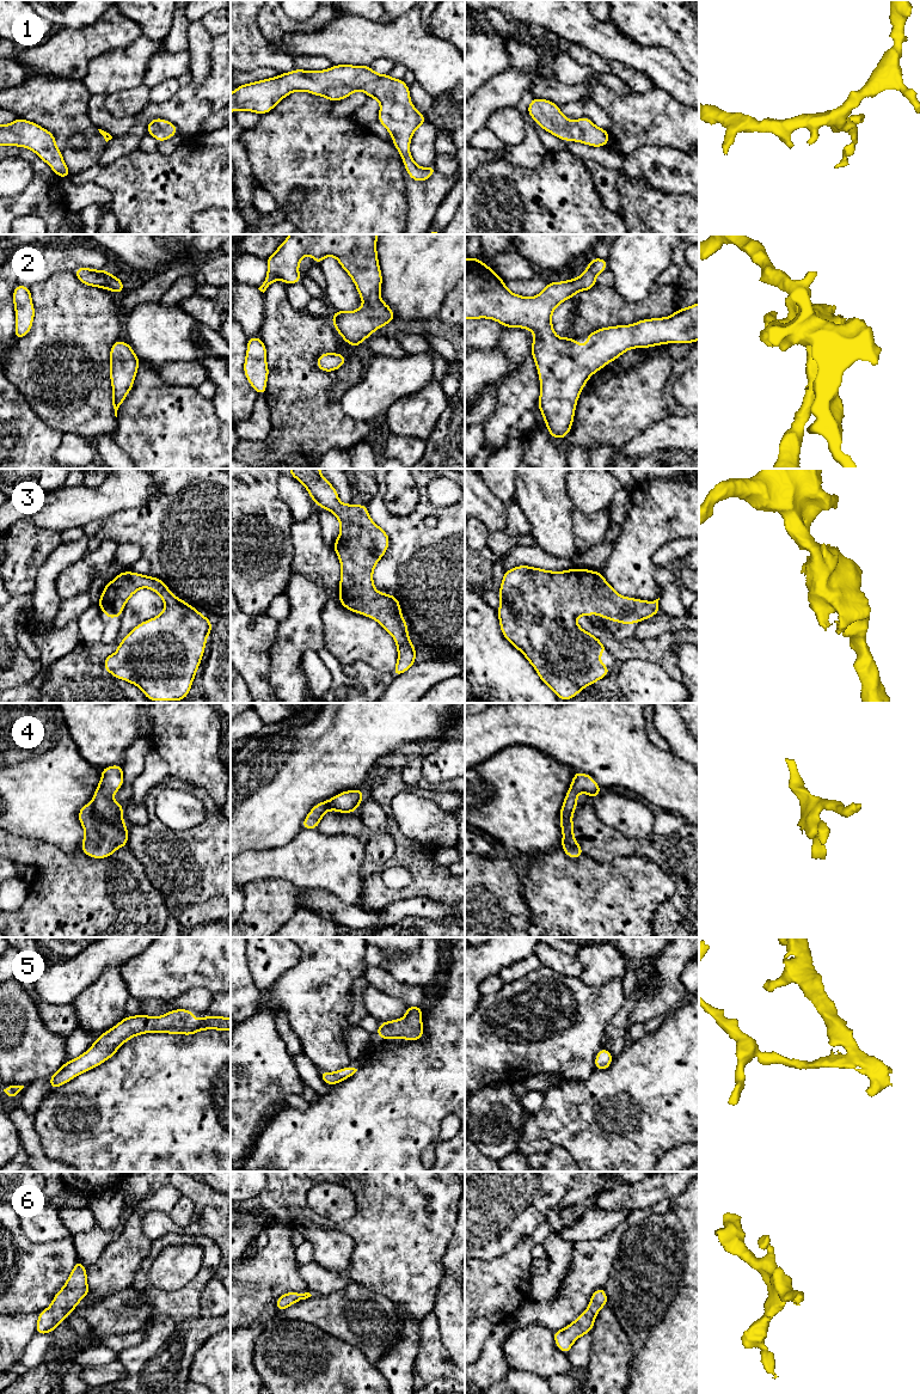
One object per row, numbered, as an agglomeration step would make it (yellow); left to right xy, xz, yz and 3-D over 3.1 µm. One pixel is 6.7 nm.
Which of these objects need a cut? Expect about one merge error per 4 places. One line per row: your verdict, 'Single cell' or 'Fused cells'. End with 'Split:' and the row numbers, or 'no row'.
1: Single cell
2: Single cell
3: Single cell
4: Fused cells
5: Single cell
6: Single cell
Split: 4

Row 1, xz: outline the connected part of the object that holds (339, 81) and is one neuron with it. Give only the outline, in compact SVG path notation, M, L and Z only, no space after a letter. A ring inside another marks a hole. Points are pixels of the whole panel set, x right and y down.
M337 65L326 71L294 69L275 78L239 85L231 93L231 112L246 110L268 114L295 91L337 102L358 90L381 103L378 122L392 135L393 146L399 151L407 175L416 182L429 179L437 171L435 165L422 169L410 154L411 137L418 127L425 124L425 116L411 104L410 87L403 79L376 74L370 66Z

